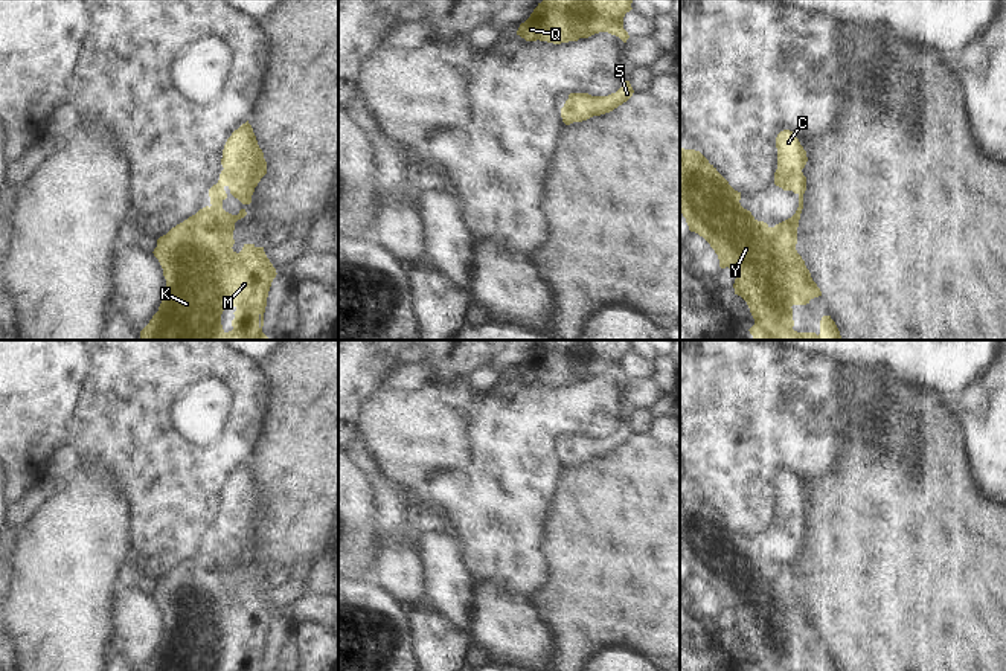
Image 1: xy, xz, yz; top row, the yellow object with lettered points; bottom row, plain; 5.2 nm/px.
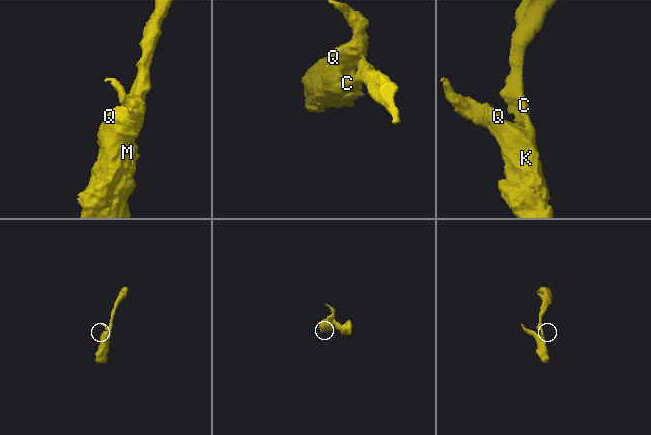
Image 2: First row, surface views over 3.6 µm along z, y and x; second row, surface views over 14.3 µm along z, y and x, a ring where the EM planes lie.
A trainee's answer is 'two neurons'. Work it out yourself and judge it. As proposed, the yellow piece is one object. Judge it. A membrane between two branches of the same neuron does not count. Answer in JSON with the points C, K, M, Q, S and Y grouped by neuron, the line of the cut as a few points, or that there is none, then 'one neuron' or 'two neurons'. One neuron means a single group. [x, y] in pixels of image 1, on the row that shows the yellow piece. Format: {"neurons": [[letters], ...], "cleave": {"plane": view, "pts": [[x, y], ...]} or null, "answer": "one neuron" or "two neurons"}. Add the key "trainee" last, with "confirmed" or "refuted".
{"neurons": [["C", "K", "M", "Q", "S", "Y"]], "cleave": null, "answer": "one neuron", "trainee": "refuted"}

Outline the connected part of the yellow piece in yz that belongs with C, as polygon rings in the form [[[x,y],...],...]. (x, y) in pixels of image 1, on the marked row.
[[[790,130],[777,134],[776,148],[777,169],[774,172],[774,185],[799,195],[799,207],[791,218],[774,227],[758,221],[750,210],[741,206],[741,192],[735,191],[700,151],[681,146],[680,212],[686,218],[689,230],[703,236],[715,250],[719,267],[729,267],[735,273],[735,294],[747,302],[754,319],[754,325],[748,329],[754,340],[841,340],[840,331],[831,316],[822,317],[819,336],[815,332],[797,332],[793,329],[791,307],[806,305],[811,299],[822,296],[822,291],[796,250],[797,227],[806,191],[806,177],[802,172],[808,162],[806,151]]]

